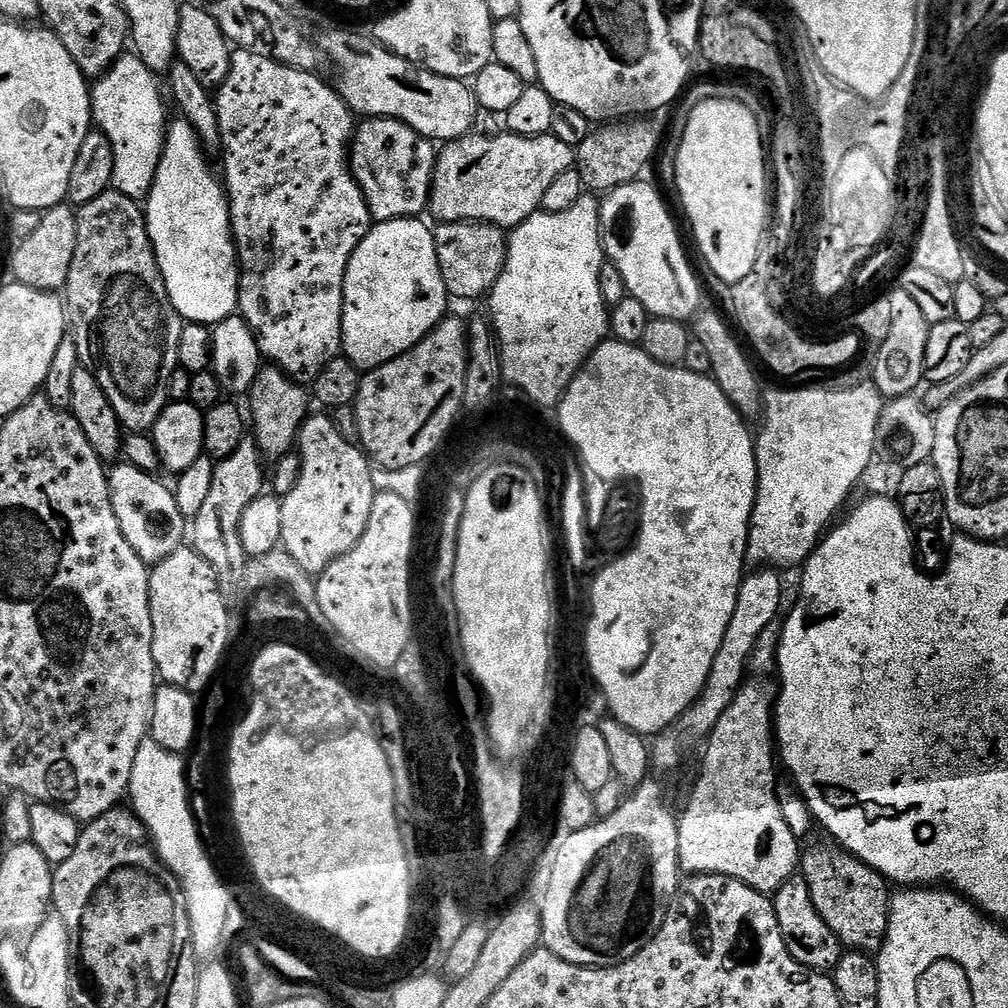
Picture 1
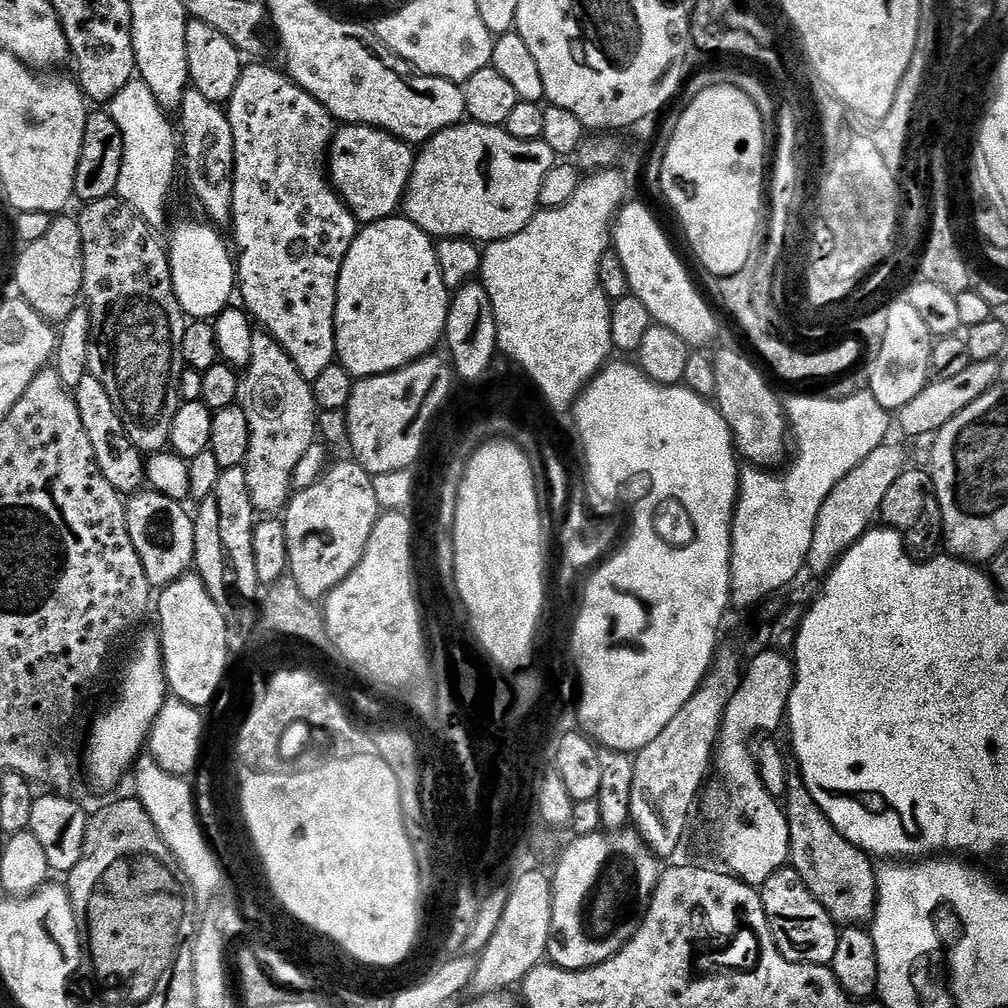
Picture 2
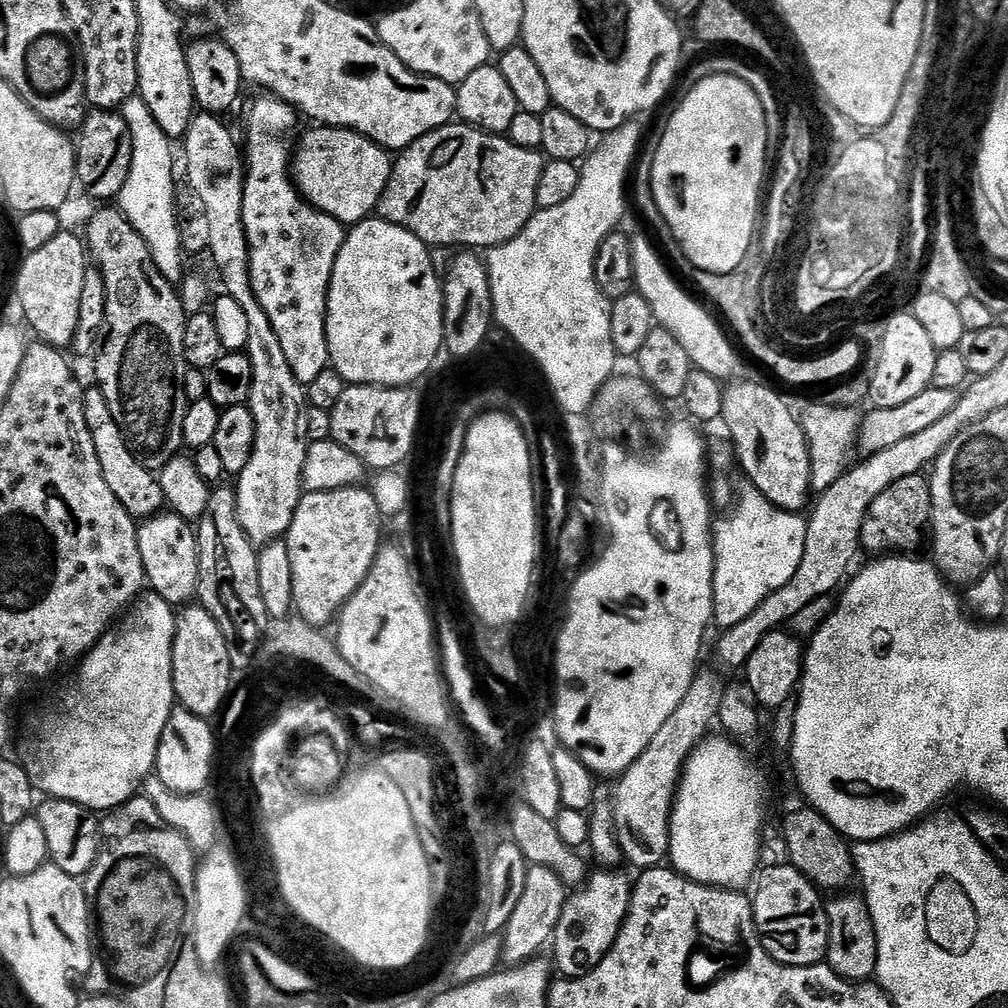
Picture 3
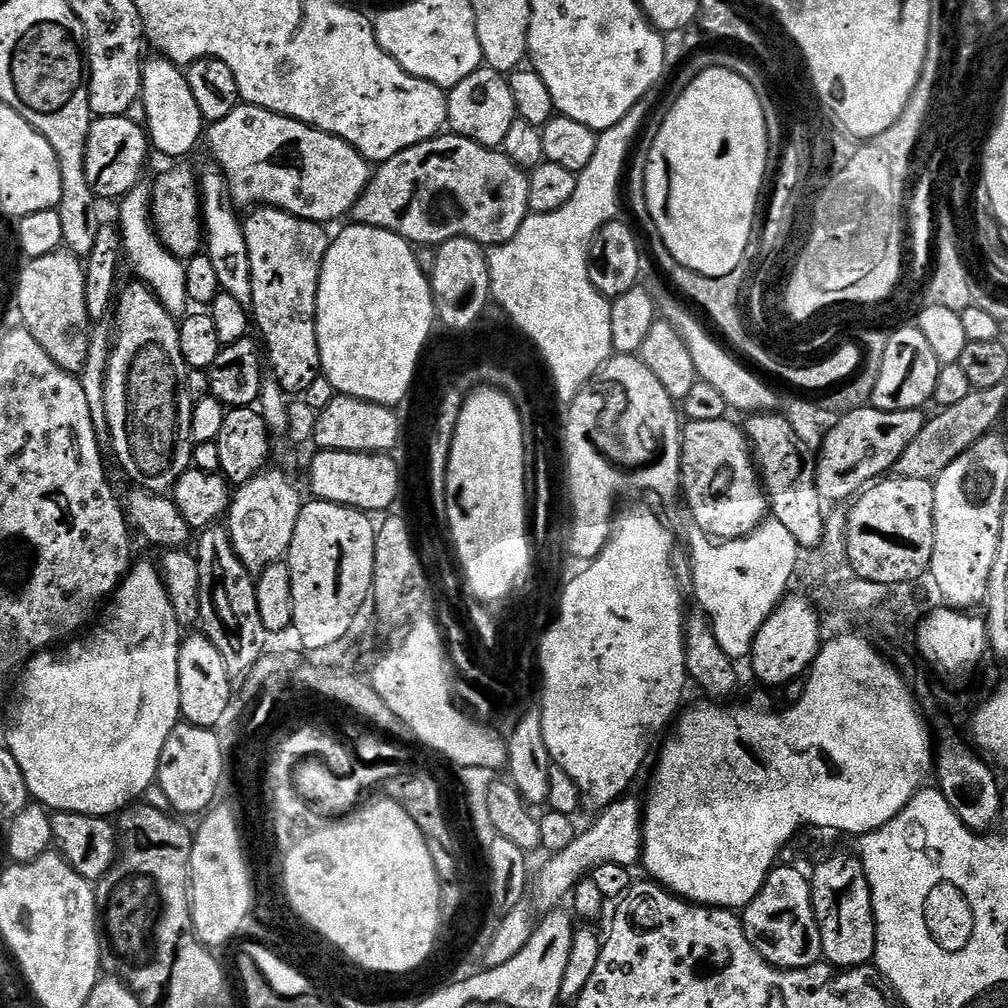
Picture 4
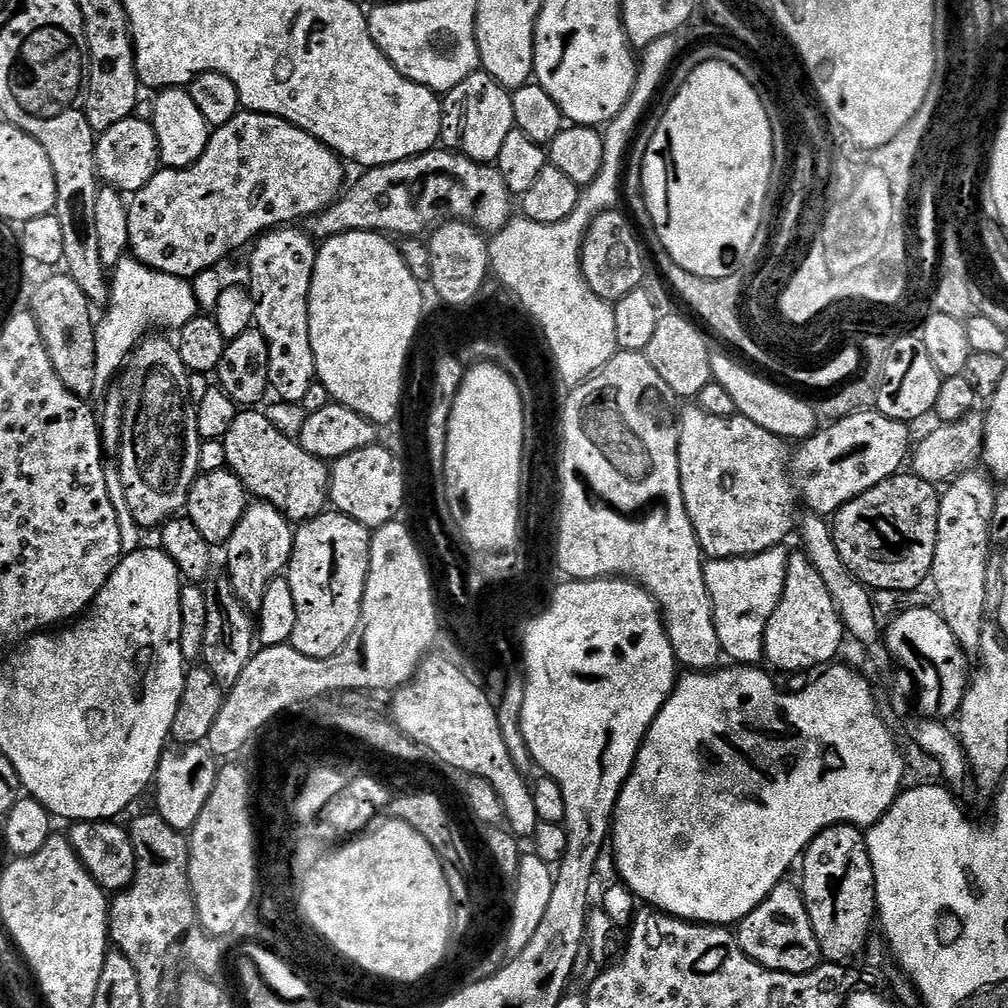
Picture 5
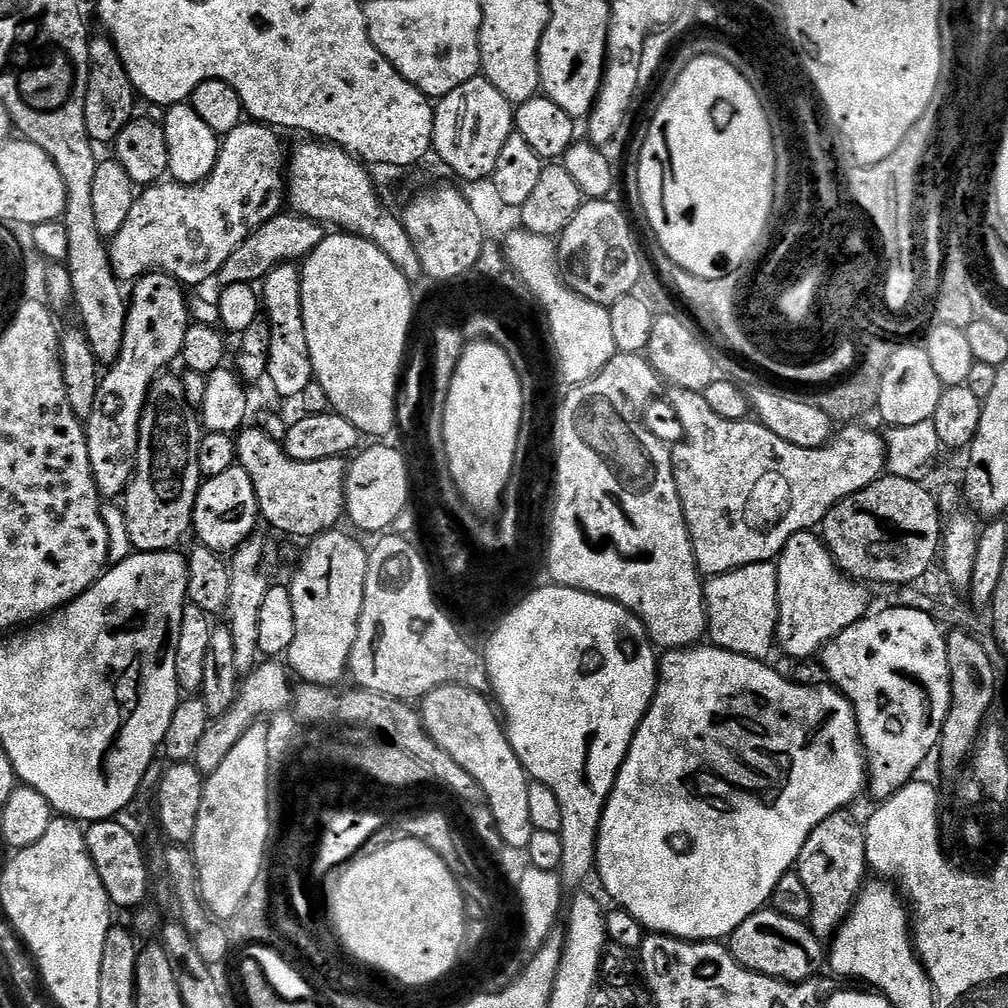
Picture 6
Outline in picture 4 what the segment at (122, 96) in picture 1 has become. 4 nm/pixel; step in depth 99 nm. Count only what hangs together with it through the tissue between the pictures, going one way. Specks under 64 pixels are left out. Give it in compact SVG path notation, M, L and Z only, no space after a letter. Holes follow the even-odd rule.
M138 186L130 190L119 201L120 239L124 241L124 256L126 264L136 271L135 279L143 282L159 296L160 301L166 306L166 310L173 316L180 318L189 311L188 308L188 272L185 261L178 257L166 247L160 239L157 229L154 227L152 214L152 197L154 195L151 187Z

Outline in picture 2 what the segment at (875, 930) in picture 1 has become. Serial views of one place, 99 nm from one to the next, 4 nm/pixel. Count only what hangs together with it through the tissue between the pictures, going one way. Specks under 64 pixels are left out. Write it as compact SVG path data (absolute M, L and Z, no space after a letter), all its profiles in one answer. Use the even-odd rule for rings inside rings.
M785 755L786 794L782 807L790 826L788 864L806 882L806 890L822 902L826 914L840 926L864 926L876 914L876 870L873 857L854 846L830 822L830 818L814 802L814 794L806 786L795 755Z

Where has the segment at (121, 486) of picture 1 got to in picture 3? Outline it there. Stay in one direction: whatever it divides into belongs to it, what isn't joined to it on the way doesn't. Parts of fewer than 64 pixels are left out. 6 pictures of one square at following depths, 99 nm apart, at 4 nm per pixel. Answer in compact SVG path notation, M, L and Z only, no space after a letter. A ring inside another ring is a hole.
M161 514L149 516L137 527L136 533L147 587L158 593L167 604L191 605L200 581L200 541L197 529L181 516Z

